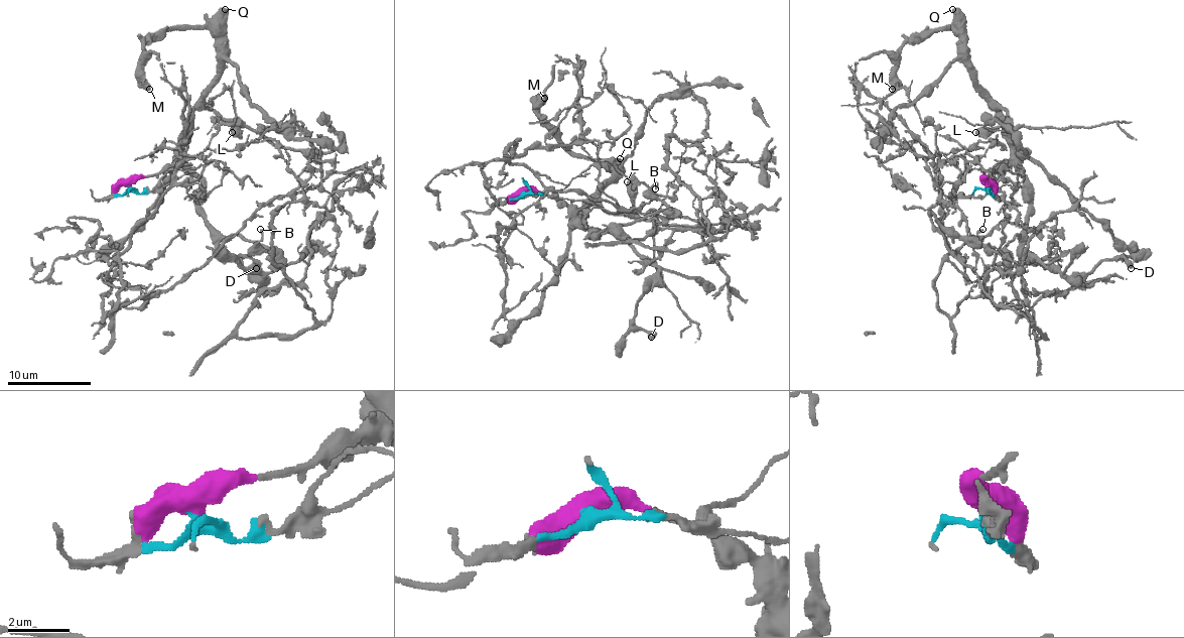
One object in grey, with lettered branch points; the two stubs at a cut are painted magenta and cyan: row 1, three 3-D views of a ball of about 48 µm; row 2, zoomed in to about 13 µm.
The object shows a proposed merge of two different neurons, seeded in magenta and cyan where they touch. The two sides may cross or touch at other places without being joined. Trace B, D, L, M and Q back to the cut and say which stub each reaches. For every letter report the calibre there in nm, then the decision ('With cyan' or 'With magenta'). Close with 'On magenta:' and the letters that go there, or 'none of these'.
B: Thickness 200 nm. With magenta
D: Thickness 550 nm. With magenta
L: Thickness 650 nm. With magenta
M: Thickness 600 nm. With magenta
Q: Thickness 550 nm. With magenta
On magenta: B, D, L, M, Q

